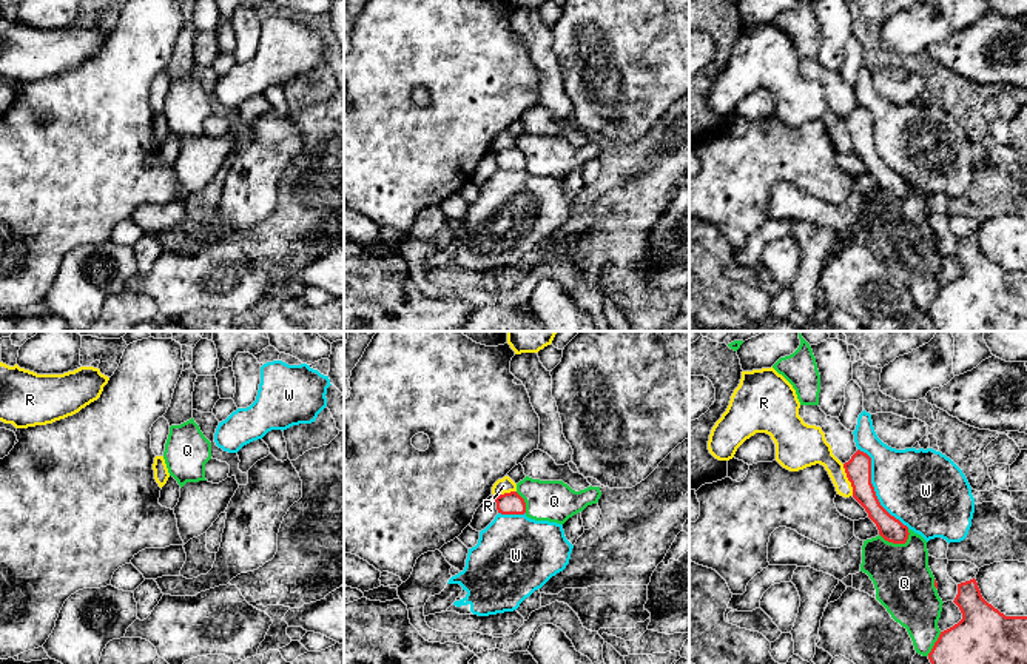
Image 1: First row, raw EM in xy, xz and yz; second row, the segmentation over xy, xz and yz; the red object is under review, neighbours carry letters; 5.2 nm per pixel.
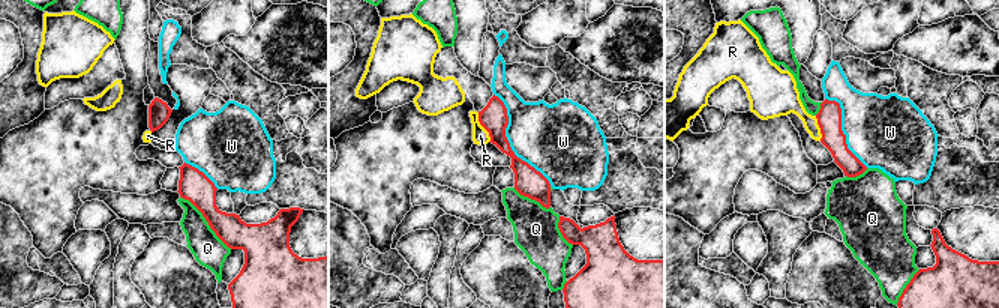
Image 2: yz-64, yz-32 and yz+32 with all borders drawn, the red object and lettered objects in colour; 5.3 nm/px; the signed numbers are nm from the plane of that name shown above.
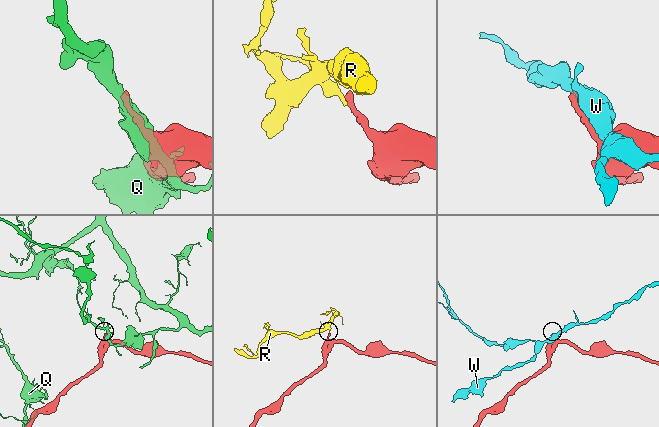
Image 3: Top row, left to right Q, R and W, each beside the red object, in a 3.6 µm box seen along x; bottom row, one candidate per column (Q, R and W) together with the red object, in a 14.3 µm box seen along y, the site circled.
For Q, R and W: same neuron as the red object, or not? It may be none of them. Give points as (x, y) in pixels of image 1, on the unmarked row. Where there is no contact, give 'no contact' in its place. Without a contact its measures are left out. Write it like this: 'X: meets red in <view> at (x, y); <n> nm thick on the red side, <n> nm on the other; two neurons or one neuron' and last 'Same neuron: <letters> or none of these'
Q: meets red in yz at (896, 197); 120 nm thick on the red side, 300 nm on the other; two neurons
R: meets red in yz at (848, 134); 140 nm thick on the red side, 170 nm on the other; two neurons
W: meets red in yz at (873, 144); 140 nm thick on the red side, 400 nm on the other; two neurons
Same neuron: none of these

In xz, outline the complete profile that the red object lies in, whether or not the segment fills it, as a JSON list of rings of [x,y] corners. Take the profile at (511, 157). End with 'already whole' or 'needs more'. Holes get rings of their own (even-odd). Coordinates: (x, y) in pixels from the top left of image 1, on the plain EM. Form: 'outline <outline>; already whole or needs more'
outline [[[517,146],[495,151],[495,157],[497,157],[498,168],[501,169],[524,169],[526,168],[526,157]]]; already whole

